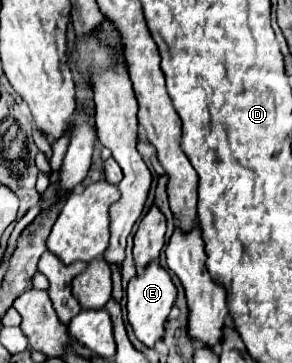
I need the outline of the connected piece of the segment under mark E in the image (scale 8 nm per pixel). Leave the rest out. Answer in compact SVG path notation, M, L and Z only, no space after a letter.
M151 261L147 265L147 269L143 269L143 273L135 275L129 281L129 287L127 287L127 321L133 327L135 337L143 345L153 347L163 337L163 325L167 321L169 309L173 307L175 295L177 295L177 289L171 281L171 275L167 269L163 269L159 265L159 261Z

